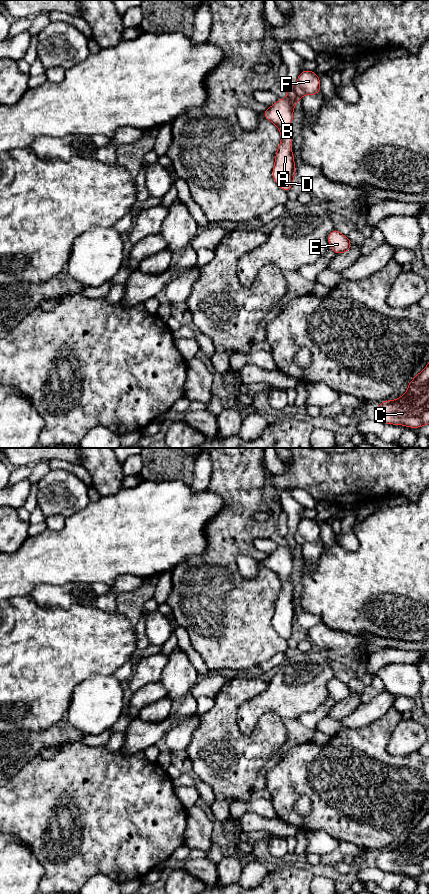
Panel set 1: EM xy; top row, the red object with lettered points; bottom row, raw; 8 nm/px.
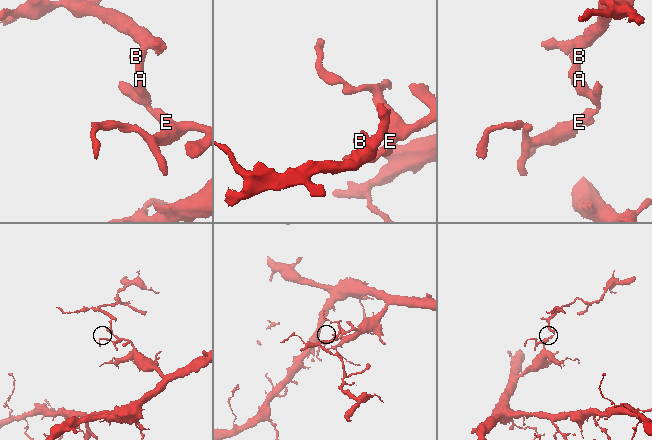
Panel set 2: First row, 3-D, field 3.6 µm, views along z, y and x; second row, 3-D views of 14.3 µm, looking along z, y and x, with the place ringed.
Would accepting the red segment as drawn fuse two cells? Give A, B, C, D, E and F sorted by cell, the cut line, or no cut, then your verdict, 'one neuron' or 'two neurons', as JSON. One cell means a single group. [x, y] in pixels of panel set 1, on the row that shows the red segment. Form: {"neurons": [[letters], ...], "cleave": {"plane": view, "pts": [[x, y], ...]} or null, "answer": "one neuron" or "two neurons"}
{"neurons": [["A", "B", "C", "D", "E"], ["F"]], "cleave": {"plane": "xy", "pts": [[292, 86], [299, 98]]}, "answer": "two neurons"}

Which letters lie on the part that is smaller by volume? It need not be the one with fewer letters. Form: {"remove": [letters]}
{"remove": ["F"]}

